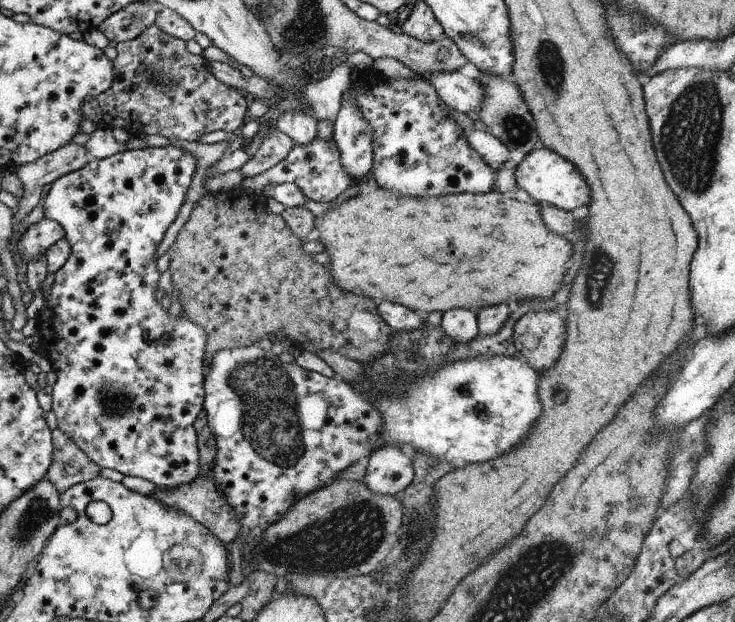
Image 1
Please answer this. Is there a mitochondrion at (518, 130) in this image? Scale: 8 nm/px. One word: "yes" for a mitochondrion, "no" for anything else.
yes

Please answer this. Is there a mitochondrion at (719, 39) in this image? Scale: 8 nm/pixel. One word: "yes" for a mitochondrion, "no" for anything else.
no

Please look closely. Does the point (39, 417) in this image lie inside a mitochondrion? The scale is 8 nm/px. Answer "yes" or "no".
no

